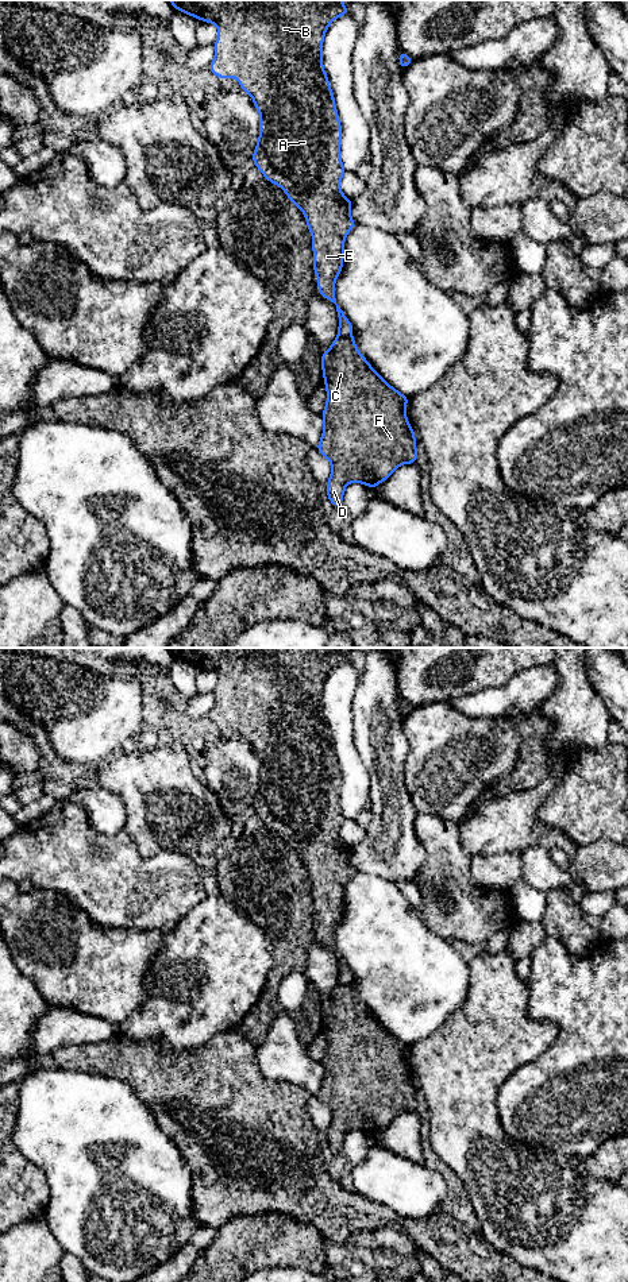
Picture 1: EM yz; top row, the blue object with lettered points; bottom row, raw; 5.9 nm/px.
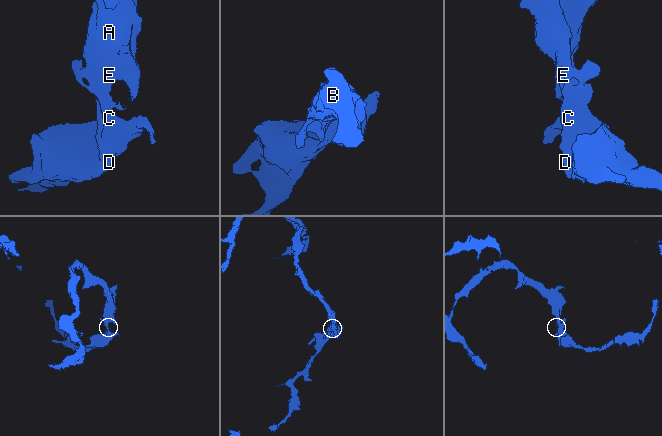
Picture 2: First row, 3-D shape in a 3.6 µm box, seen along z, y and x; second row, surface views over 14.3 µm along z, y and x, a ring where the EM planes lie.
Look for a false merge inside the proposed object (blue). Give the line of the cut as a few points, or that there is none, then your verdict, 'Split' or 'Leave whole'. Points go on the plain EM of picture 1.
Split along yz (338, 981), (350, 984). Split

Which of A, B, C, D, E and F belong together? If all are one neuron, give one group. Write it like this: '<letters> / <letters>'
A B E / C D F

